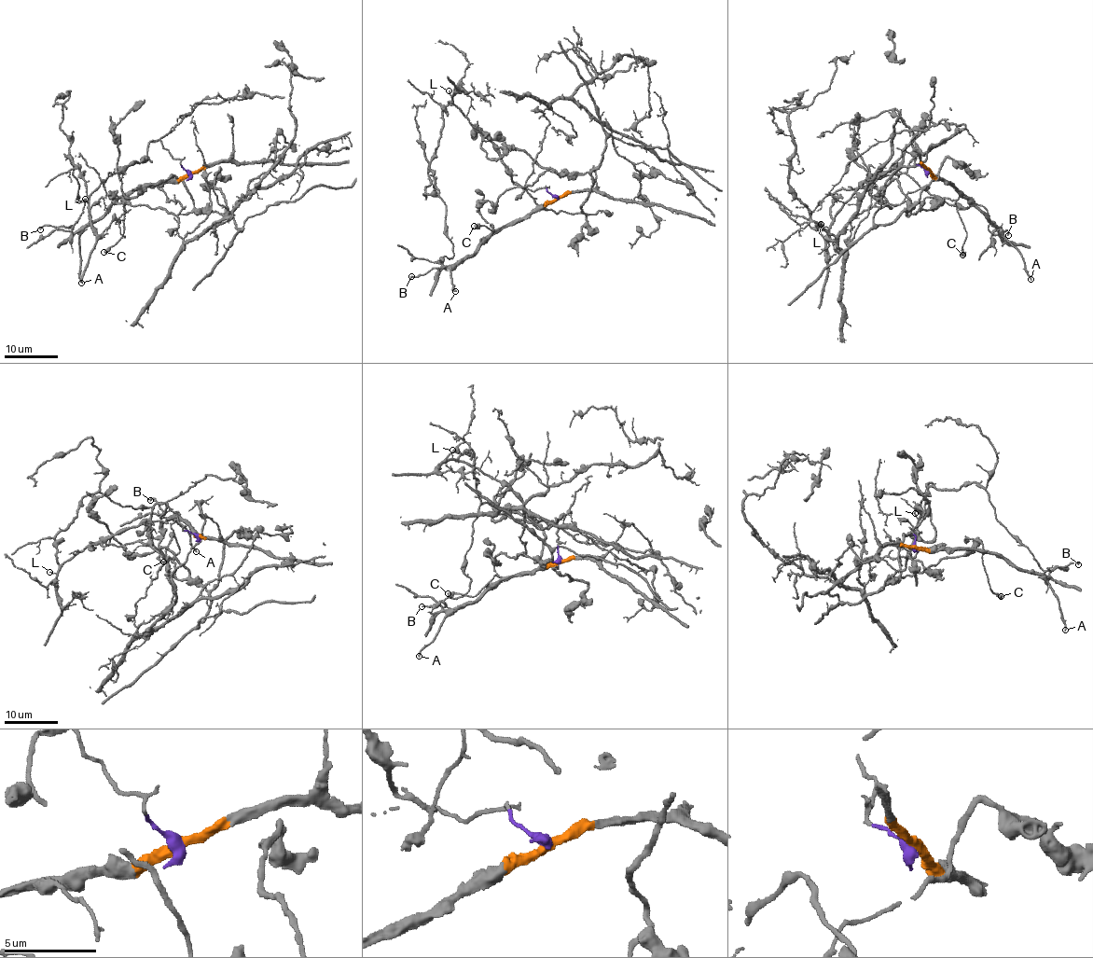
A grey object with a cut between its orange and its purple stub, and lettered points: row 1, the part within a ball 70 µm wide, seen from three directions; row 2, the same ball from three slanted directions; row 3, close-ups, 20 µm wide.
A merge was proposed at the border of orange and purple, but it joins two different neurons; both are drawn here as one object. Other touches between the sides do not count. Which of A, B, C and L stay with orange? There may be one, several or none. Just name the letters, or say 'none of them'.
A, C

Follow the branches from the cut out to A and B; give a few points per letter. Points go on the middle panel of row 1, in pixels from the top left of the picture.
A: (557, 198), (545, 201), (534, 212), (501, 227), (471, 256), (462, 260), (451, 270), (452, 285), (456, 290)
B: (557, 198), (545, 187), (533, 191), (513, 181), (497, 150), (449, 101), (430, 161), (453, 256), (410, 276)

